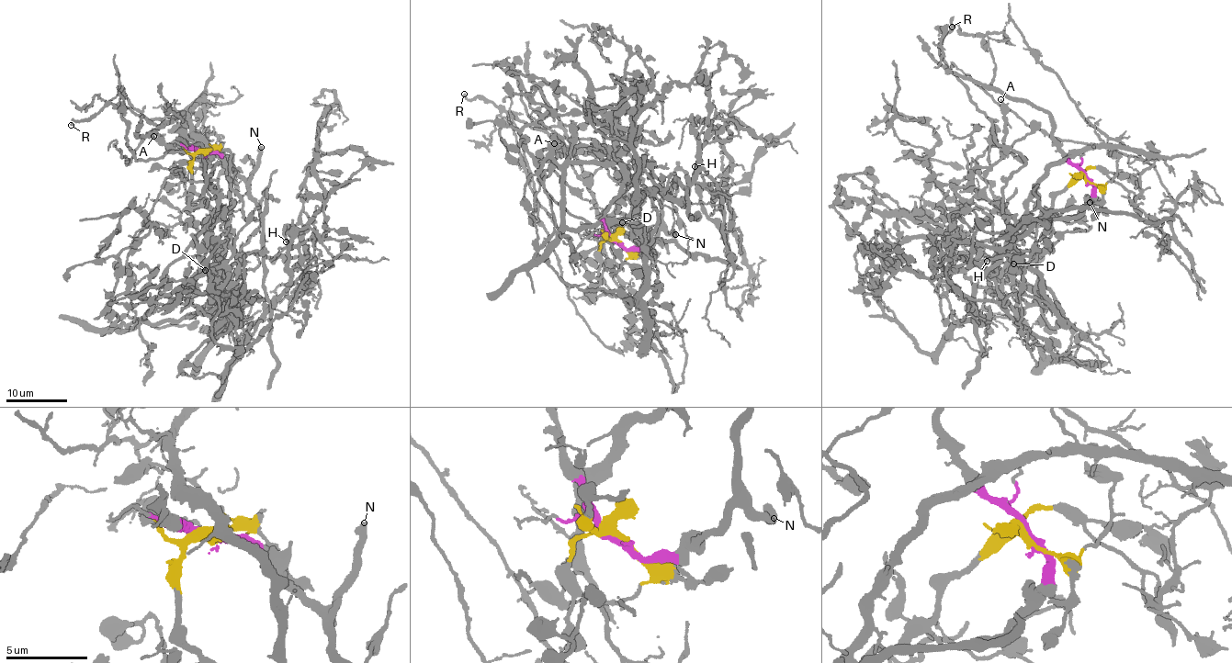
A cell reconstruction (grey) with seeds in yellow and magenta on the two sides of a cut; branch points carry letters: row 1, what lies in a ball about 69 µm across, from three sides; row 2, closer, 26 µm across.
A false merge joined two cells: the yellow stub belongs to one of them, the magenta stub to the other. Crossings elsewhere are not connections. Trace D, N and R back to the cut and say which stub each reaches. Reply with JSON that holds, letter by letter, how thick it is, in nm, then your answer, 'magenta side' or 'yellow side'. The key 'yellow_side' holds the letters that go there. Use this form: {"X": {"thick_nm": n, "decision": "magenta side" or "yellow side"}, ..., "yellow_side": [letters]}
{"D": {"thick_nm": 90, "decision": "yellow side"}, "N": {"thick_nm": 500, "decision": "magenta side"}, "R": {"thick_nm": 120, "decision": "magenta side"}, "yellow_side": ["D"]}

